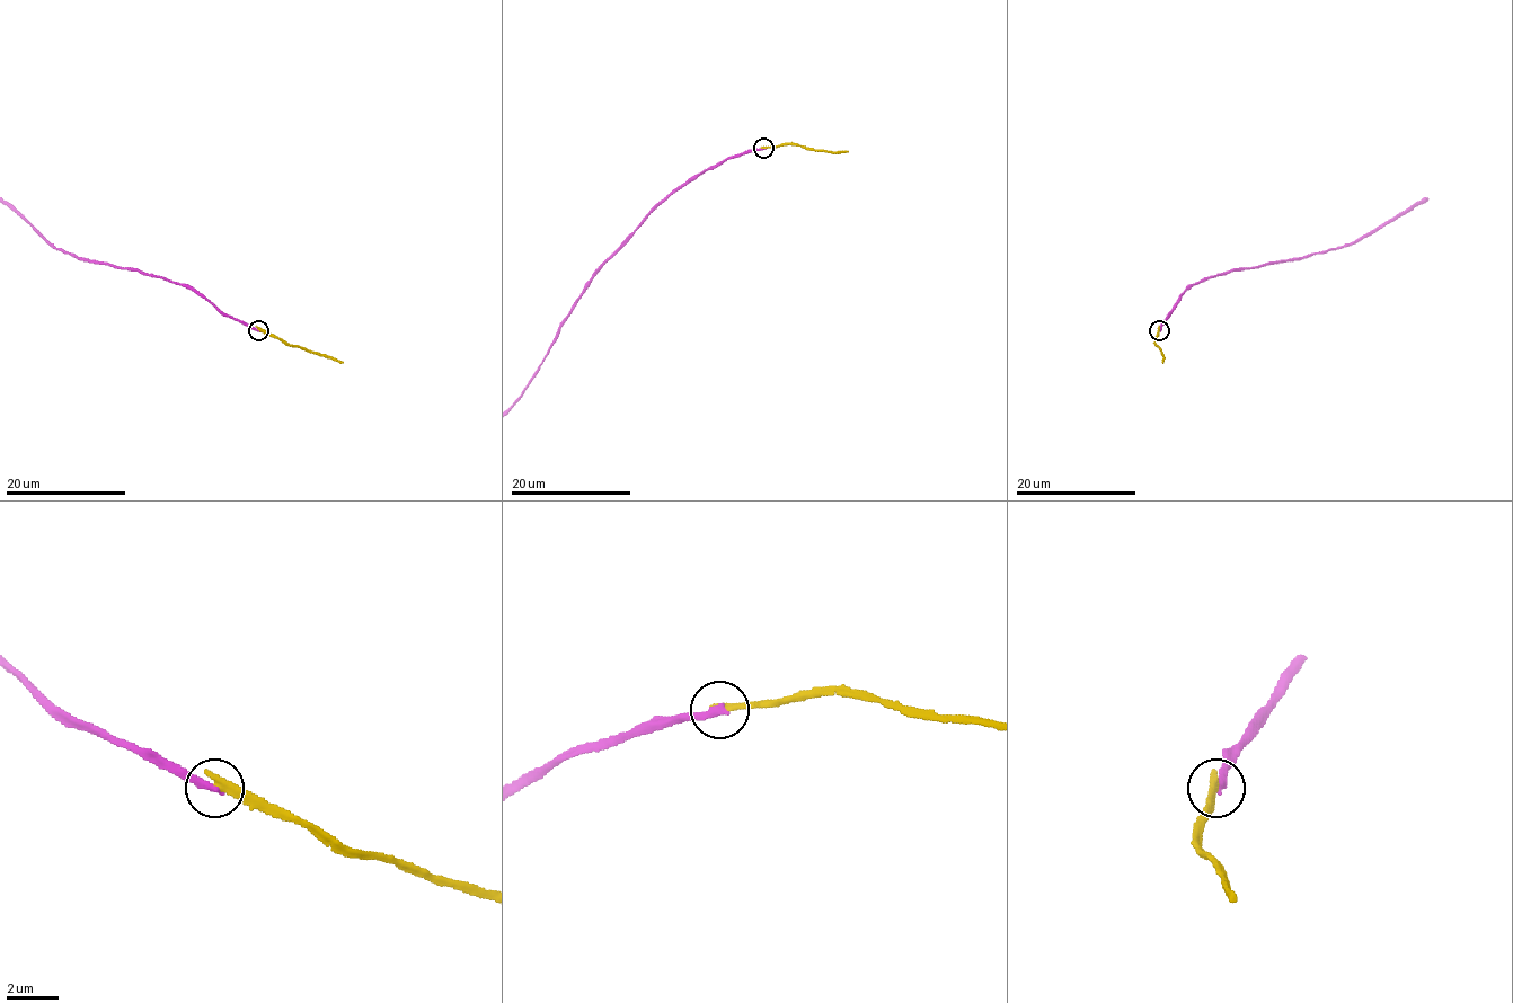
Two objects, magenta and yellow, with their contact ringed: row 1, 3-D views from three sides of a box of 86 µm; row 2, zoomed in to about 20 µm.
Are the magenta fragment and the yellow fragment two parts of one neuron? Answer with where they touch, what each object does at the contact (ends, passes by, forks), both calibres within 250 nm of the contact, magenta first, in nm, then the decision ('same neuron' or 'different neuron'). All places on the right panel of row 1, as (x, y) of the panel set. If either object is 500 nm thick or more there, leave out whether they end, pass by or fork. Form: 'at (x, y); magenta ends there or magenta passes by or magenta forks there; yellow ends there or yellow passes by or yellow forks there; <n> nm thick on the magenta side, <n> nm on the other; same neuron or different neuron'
at (1159, 330); magenta ends there; yellow ends there; 300 nm thick on the magenta side, 360 nm on the other; different neuron

